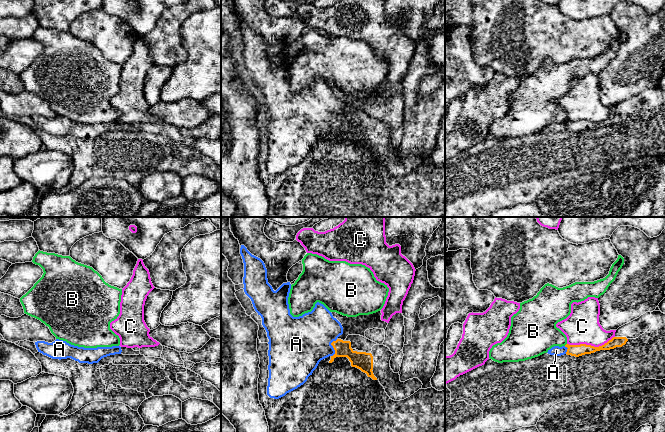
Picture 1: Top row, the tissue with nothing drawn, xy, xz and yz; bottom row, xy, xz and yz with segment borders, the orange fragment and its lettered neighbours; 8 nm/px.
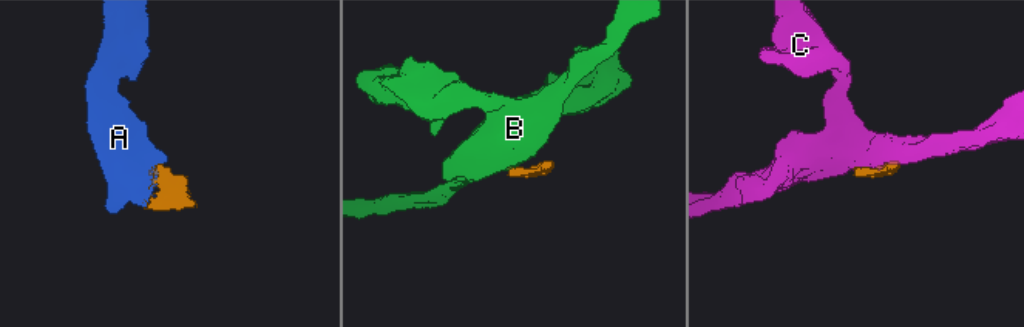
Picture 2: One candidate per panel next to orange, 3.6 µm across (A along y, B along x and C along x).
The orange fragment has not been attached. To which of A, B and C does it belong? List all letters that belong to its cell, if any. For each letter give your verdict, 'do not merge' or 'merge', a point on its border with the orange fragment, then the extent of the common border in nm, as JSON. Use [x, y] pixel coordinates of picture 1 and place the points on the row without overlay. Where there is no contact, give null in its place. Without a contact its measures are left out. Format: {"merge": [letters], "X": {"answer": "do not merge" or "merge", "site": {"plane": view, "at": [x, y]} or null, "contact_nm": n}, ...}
{"merge": ["A"], "A": {"answer": "merge", "site": {"plane": "xz", "at": [333, 123]}, "contact_nm": 150}, "B": {"answer": "do not merge", "site": null}, "C": {"answer": "do not merge", "site": {"plane": "yz", "at": [590, 121]}, "contact_nm": 380}}

